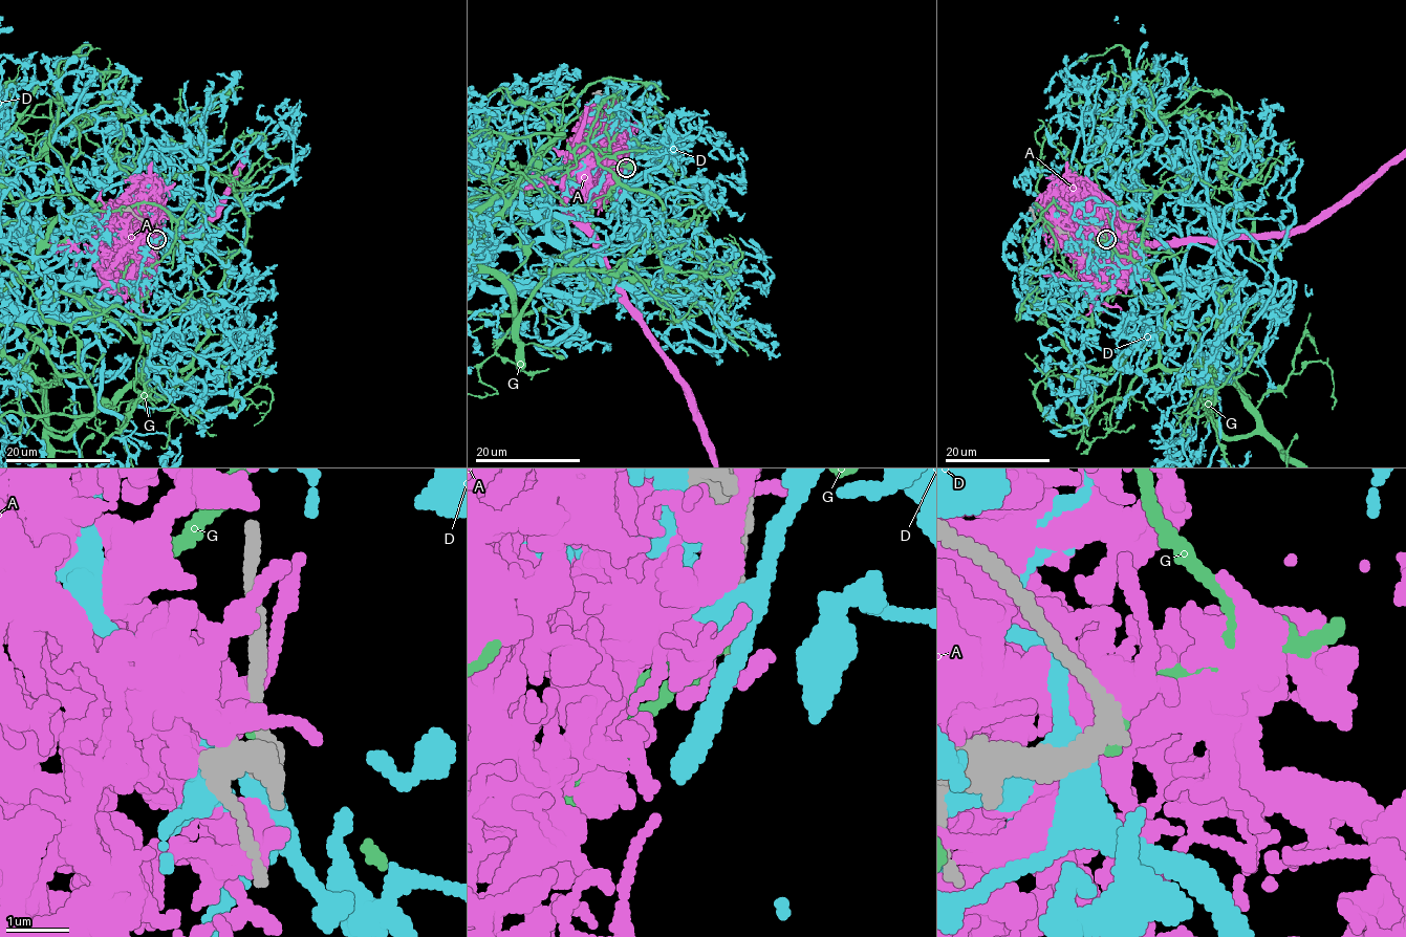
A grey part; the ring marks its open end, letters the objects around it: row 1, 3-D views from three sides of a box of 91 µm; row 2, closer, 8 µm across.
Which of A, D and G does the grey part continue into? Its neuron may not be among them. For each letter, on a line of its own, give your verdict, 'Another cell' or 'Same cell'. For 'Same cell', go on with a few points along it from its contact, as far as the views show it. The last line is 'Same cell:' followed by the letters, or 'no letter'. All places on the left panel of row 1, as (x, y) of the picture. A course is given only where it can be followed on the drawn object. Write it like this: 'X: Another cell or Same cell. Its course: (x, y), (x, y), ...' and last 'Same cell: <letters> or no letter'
A: Another cell
D: Another cell
G: Another cell
Same cell: no letter

